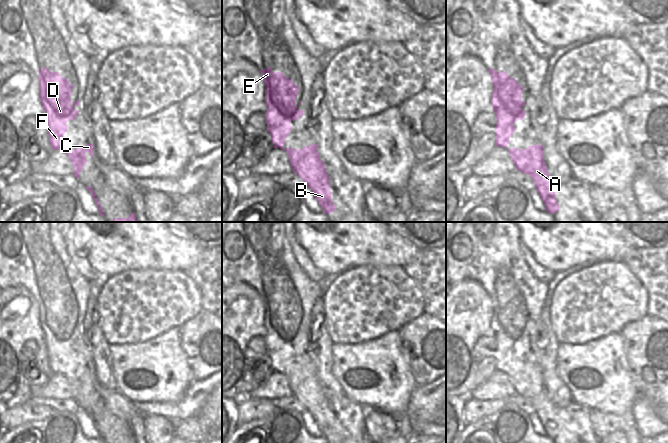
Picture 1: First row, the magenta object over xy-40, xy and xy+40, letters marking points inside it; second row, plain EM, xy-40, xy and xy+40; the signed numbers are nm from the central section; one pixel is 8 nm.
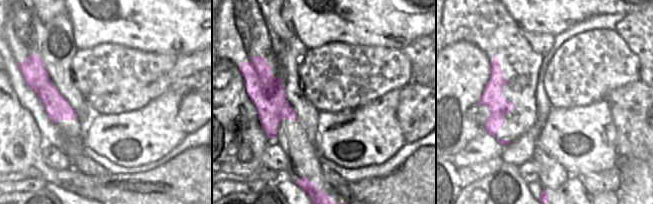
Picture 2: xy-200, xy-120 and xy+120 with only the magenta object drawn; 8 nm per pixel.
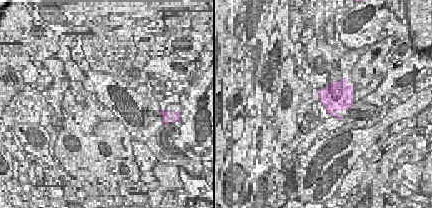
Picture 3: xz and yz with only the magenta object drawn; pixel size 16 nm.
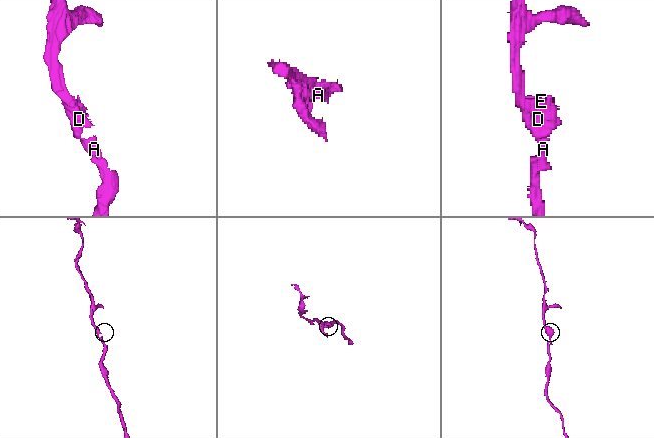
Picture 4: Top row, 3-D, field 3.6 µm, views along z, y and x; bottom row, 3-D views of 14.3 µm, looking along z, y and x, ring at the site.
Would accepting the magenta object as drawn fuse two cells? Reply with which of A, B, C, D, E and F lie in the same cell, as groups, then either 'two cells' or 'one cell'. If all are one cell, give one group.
A B C D E F | one cell

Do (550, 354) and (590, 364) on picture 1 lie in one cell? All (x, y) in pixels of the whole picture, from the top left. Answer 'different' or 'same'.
different

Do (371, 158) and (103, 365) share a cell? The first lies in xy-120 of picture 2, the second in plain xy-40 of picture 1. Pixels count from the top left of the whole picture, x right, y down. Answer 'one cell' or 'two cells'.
two cells

